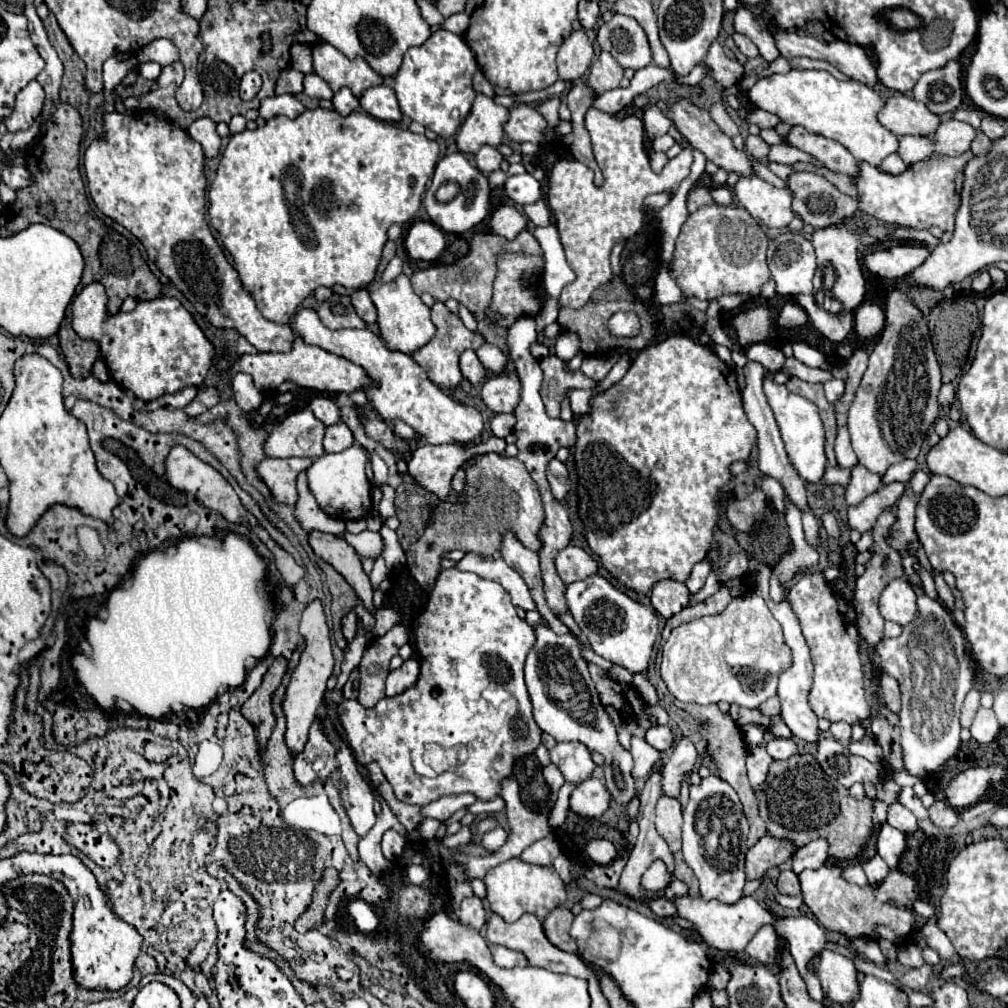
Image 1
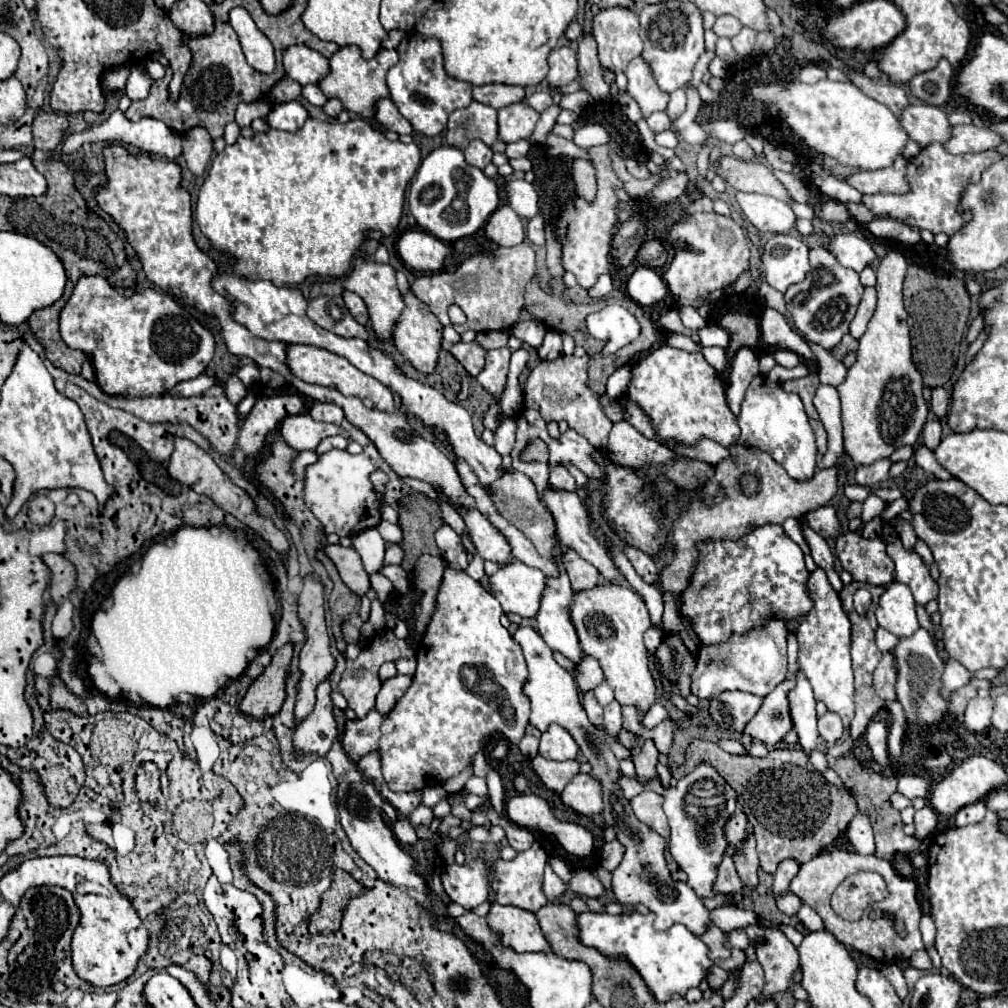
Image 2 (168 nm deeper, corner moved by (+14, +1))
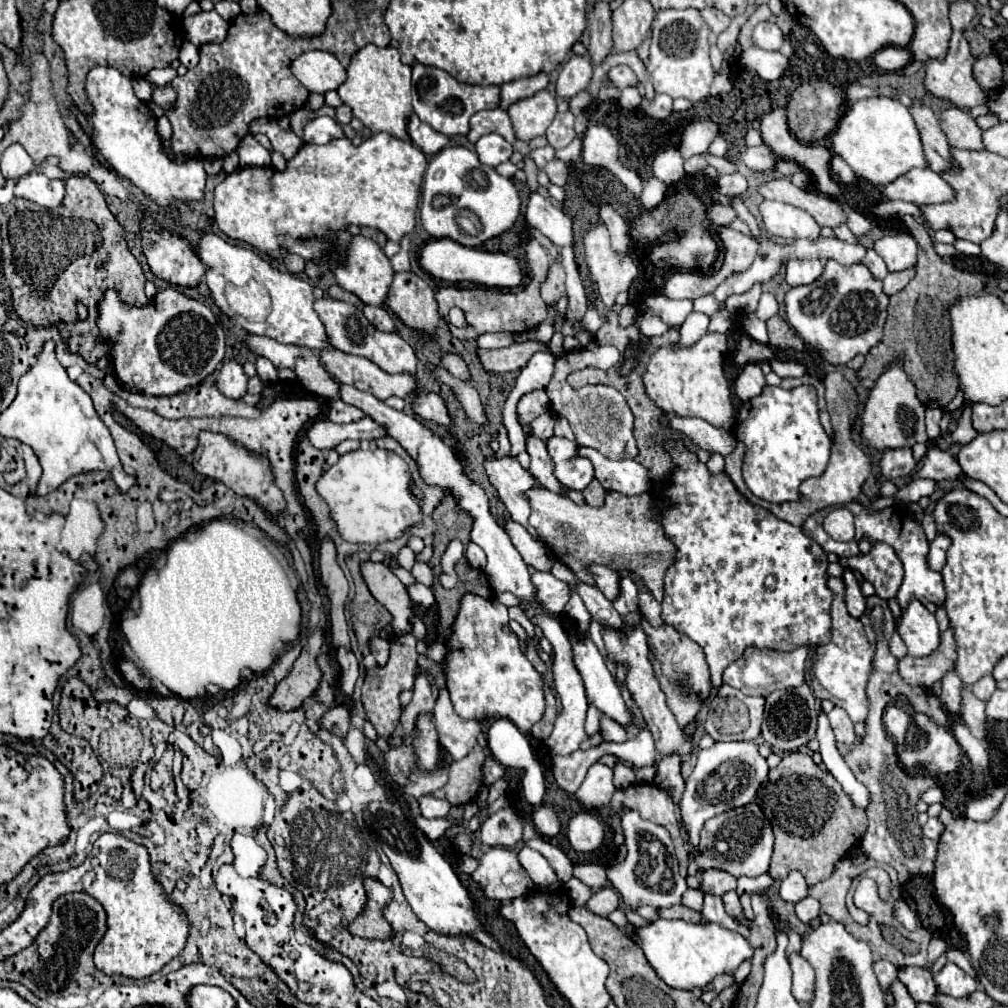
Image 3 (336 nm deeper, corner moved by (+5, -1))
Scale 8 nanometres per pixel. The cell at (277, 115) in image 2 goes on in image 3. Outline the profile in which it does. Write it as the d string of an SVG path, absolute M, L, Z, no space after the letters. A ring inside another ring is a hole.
M316 117L306 123L306 133L302 137L304 143L316 143L326 145L334 139L342 139L344 131L332 117Z

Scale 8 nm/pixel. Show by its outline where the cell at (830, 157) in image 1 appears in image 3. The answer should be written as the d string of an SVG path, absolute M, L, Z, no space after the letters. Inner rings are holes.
M912 169L886 187L878 187L886 199L908 201L918 207L946 203L954 199L954 189L938 173L930 169Z

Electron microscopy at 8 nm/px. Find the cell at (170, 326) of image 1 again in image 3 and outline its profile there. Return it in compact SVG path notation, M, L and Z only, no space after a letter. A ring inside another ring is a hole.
M114 289L106 291L104 299L98 305L98 327L104 339L114 341L114 349L110 353L116 377L130 389L140 391L146 395L176 395L178 391L186 387L194 387L202 383L210 373L216 371L216 367L224 359L226 351L226 337L222 327L218 325L214 313L200 301L180 293L178 289L164 289L156 297L150 299L146 307L134 307L126 305L118 299L118 293Z

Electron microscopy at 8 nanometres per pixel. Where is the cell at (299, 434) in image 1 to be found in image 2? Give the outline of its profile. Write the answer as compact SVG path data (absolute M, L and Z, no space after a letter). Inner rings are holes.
M309 413L289 415L279 427L279 435L295 451L315 451L321 439L337 435L337 433L339 433L339 425L319 423L311 419Z

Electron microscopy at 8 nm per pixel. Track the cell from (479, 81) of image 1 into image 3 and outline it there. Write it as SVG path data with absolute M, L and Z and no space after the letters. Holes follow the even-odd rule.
M538 73L532 77L522 77L510 83L502 85L502 109L508 109L512 103L532 97L534 93L546 89L548 85L548 75L546 73Z

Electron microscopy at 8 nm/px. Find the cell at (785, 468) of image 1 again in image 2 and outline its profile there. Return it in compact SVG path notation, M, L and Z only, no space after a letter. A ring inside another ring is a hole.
M801 517L799 523L801 523L801 533L803 533L803 537L805 537L805 543L807 543L809 549L811 549L813 561L815 561L821 569L825 569L825 573L827 573L829 583L833 585L833 589L835 589L835 591L841 591L843 583L841 583L841 579L839 579L839 573L833 569L833 555L831 555L829 545L825 543L825 539L823 539L817 531L813 531L813 529L807 525L805 517Z

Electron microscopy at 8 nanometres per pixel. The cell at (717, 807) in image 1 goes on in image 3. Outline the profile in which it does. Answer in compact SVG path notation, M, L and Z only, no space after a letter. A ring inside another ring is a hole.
M738 741L738 743L714 743L710 749L698 749L698 763L692 775L686 781L686 791L680 801L682 813L682 829L688 833L688 843L698 845L702 825L728 809L742 807L754 799L754 783L756 793L760 785L766 781L768 763L760 755L758 745L752 741Z

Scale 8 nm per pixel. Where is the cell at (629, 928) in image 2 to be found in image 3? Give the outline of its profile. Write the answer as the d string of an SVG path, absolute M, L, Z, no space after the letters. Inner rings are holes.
M658 919L648 927L636 929L636 943L642 947L648 963L656 969L656 973L674 989L694 989L708 985L720 973L734 973L736 967L750 959L754 949L748 939L744 939L738 931L724 929L718 923L686 923L682 919Z

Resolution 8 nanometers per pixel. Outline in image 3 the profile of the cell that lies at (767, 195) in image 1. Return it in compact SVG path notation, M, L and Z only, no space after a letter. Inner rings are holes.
M764 201L760 205L760 213L764 219L764 227L768 233L784 239L818 239L820 225L806 211L780 203L780 201Z

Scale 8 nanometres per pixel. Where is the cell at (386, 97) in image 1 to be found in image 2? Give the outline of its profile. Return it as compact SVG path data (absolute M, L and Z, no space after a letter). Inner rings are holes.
M379 99L375 103L375 121L379 125L383 125L389 131L395 131L399 135L407 135L413 133L411 123L397 111L397 107L393 105L391 99Z

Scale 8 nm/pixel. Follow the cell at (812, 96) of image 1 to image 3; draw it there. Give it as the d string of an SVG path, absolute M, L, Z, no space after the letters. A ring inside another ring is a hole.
M862 99L850 103L846 113L840 117L836 131L830 137L832 151L840 155L856 173L856 177L870 181L872 185L888 185L912 167L928 167L928 159L922 149L920 131L900 101L894 99Z

